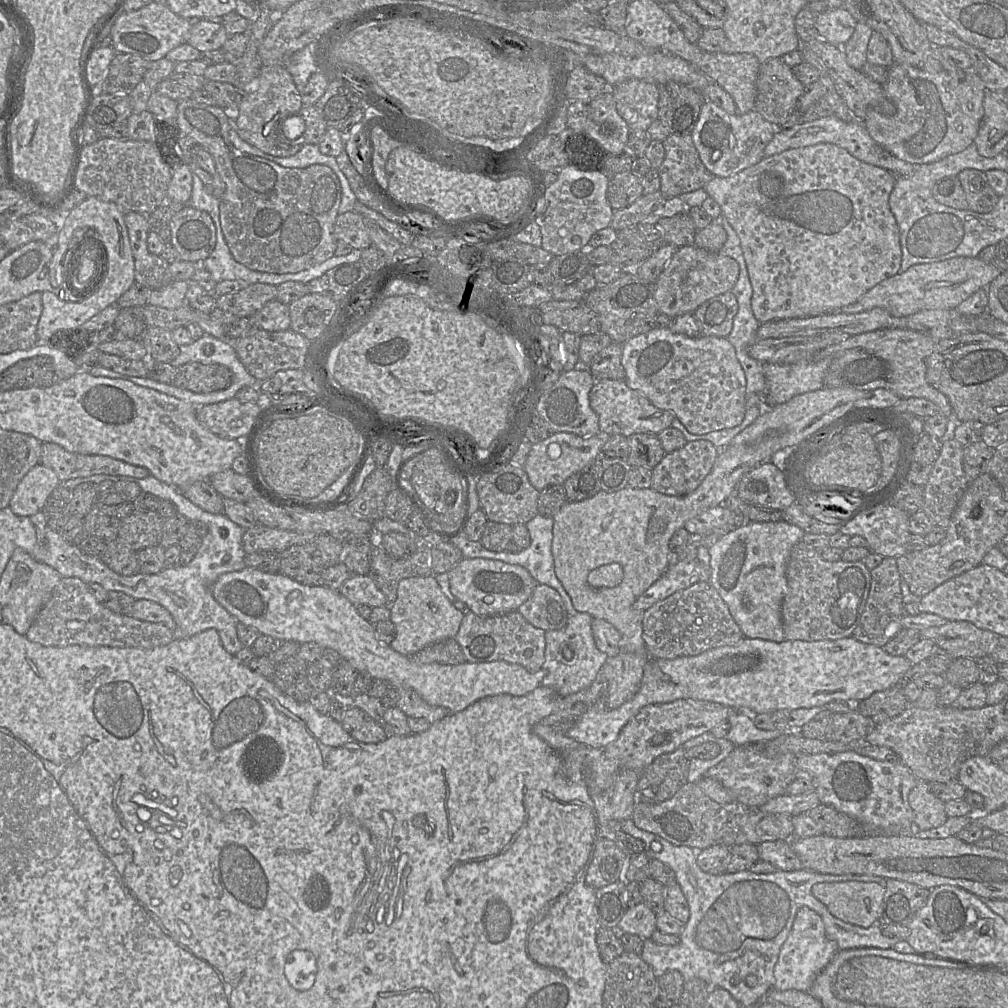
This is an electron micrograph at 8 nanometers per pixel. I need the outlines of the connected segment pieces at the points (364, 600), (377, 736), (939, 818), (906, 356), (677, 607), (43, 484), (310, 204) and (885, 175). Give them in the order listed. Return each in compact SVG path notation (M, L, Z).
M352 575L338 591L353 605L372 608L388 605L385 595L369 575Z
M354 705L347 706L340 724L354 739L365 744L378 744L388 738L379 723Z
M918 781L909 793L908 801L914 812L914 822L920 830L937 828L948 819L945 802L930 791L928 782Z
M886 328L849 336L840 343L822 349L814 357L830 358L824 376L825 388L851 388L873 391L885 388L900 398L925 398L937 405L939 412L953 420L953 409L947 397L926 379L926 358L932 353L936 340L927 334L905 328Z
M709 581L677 591L644 611L642 638L651 658L697 656L707 650L734 645L744 635L728 606Z
M39 463L19 482L8 507L18 516L30 517L43 509L47 498L60 484L56 473Z
M191 98L177 101L176 126L180 135L192 138L198 145L208 151L215 162L216 170L225 184L225 192L220 198L220 224L227 246L233 258L247 268L260 272L275 274L297 273L305 269L318 265L334 256L337 238L334 232L334 224L338 216L338 208L342 198L340 181L334 171L323 164L313 164L306 168L286 168L270 160L254 156L238 150L229 139L229 118L224 109L218 106L211 106L197 102Z
M831 143L788 149L779 154L764 157L757 164L727 177L713 177L704 189L721 208L722 215L737 233L752 285L751 308L760 323L778 319L805 318L829 312L838 312L855 303L872 287L896 275L900 271L902 250L899 227L889 206L889 196L895 184L895 177L887 170L865 163L847 150Z

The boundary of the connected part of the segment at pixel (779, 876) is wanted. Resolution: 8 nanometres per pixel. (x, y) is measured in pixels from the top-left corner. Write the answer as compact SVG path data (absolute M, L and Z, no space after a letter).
M632 819L622 821L618 830L642 840L645 845L644 852L650 859L659 860L672 868L676 875L676 882L681 887L689 905L690 917L683 926L678 944L673 946L662 945L653 942L651 939L643 939L641 958L652 967L656 977L669 970L677 970L682 974L684 982L699 978L705 981L710 989L723 988L729 992L729 987L732 986L732 977L739 977L741 982L746 980L749 972L756 975L760 968L770 968L772 960L775 964L777 963L780 950L791 932L796 913L804 906L812 909L821 917L827 937L837 943L839 950L893 949L895 942L882 934L879 919L877 923L868 928L844 922L833 916L827 907L812 894L812 887L822 882L861 881L876 882L884 886L887 880L885 878L867 874L822 874L804 869L790 872L776 871L770 874L756 874L750 870L744 870L737 873L726 872L720 875L712 875L702 871L697 864L697 856L701 849L673 845L659 835L638 828Z

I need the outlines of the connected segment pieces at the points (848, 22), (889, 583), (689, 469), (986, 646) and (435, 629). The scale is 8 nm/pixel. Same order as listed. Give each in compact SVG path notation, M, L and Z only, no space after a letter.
M840 7L815 14L815 23L820 38L843 47L852 36L857 21L845 8Z
M884 557L882 562L870 570L871 583L861 619L852 636L863 643L884 647L903 629L901 576L897 569L896 558Z
M710 441L687 442L682 448L665 453L663 459L653 468L651 489L668 496L685 496L698 488L710 473L719 454Z
M948 621L941 626L921 630L920 637L933 640L953 659L970 658L977 661L991 654L1000 636L968 621Z
M434 574L400 580L397 598L389 607L390 621L396 627L396 636L389 646L406 656L413 656L425 647L447 638L454 638L464 617L442 592Z

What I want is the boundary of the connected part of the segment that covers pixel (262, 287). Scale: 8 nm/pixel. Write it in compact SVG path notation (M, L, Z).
M254 283L236 293L216 297L216 307L232 313L236 317L249 317L260 310L267 302L275 300L276 297L276 286Z

